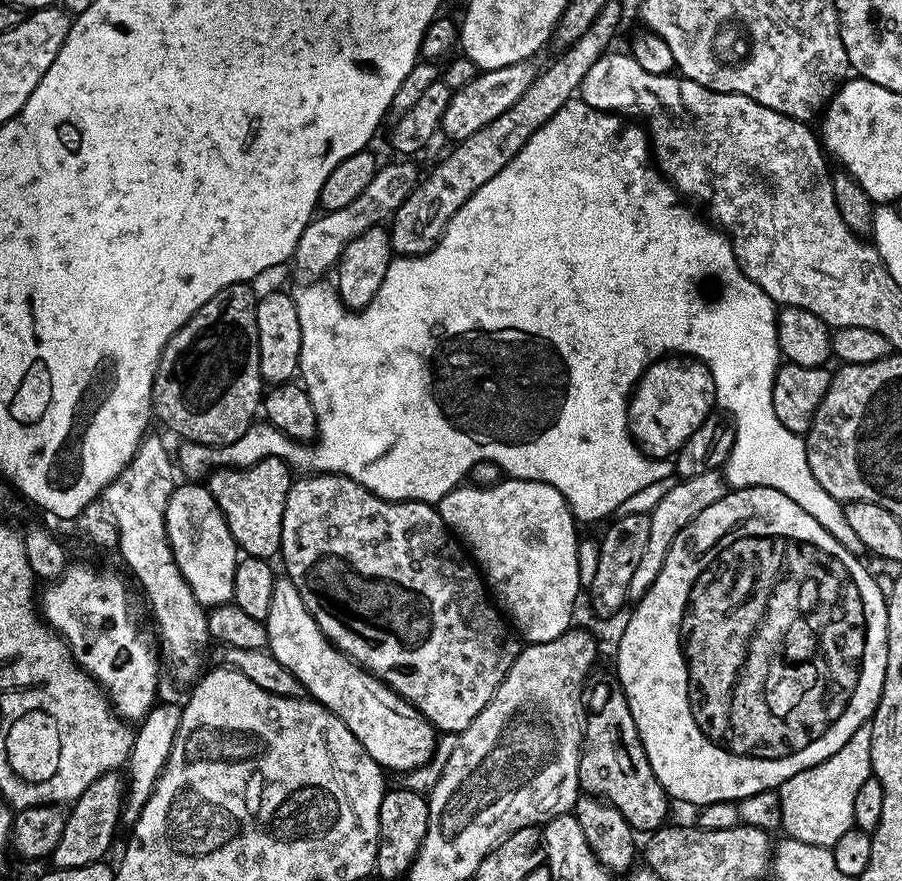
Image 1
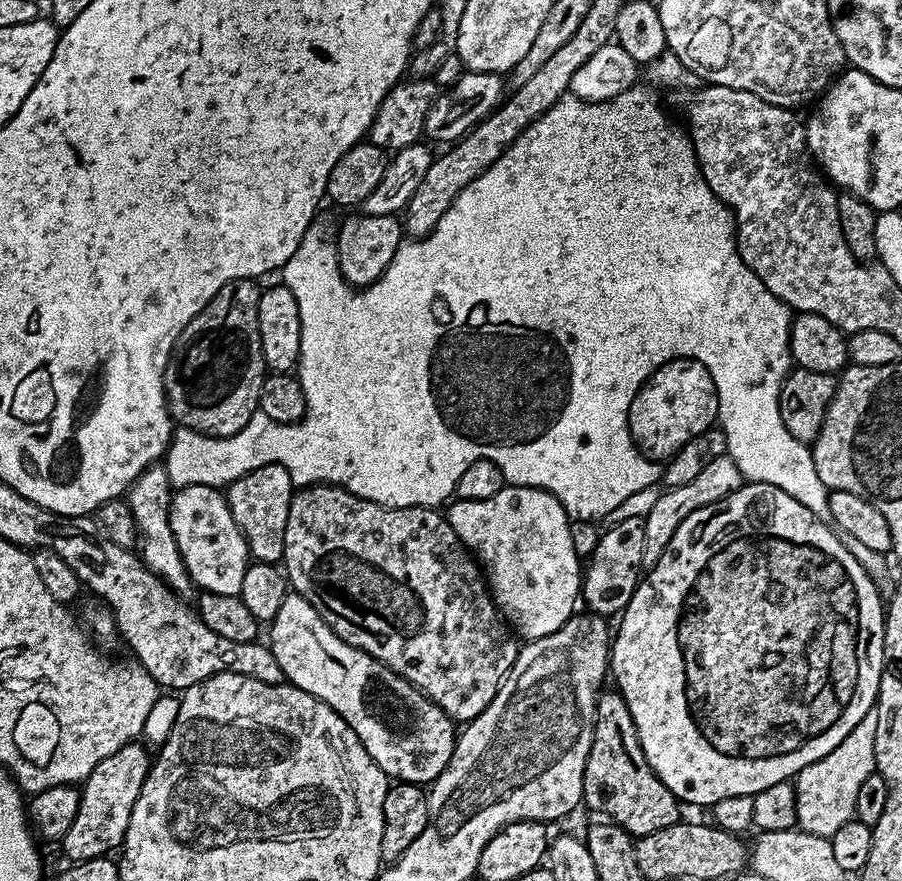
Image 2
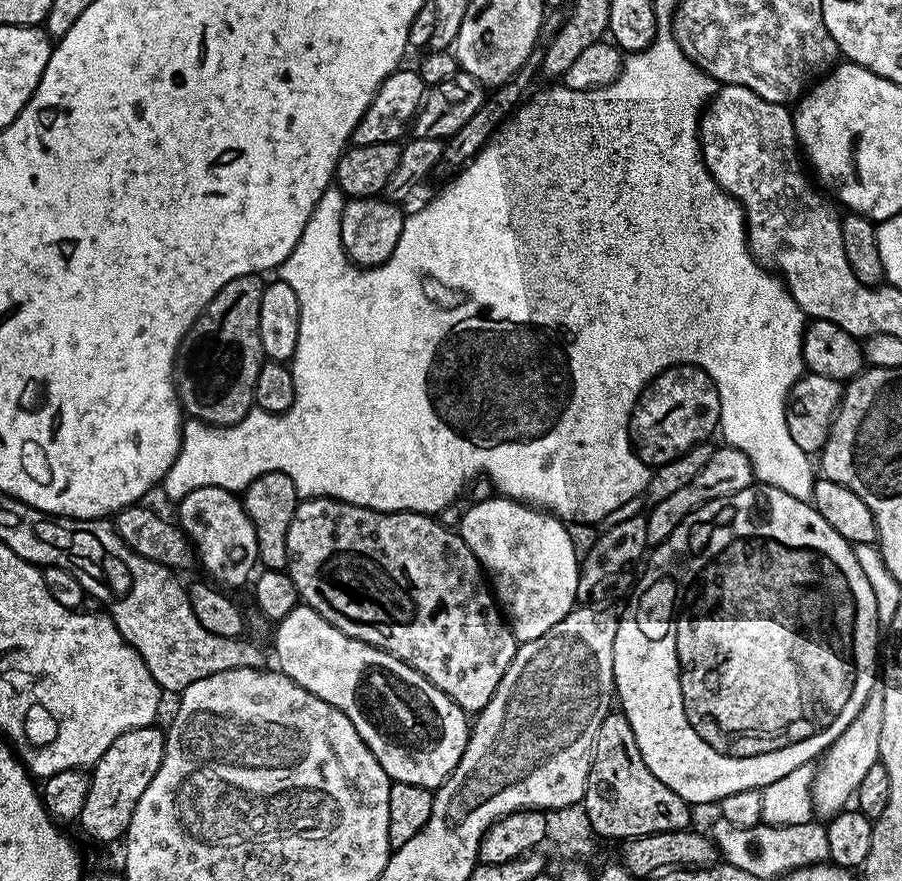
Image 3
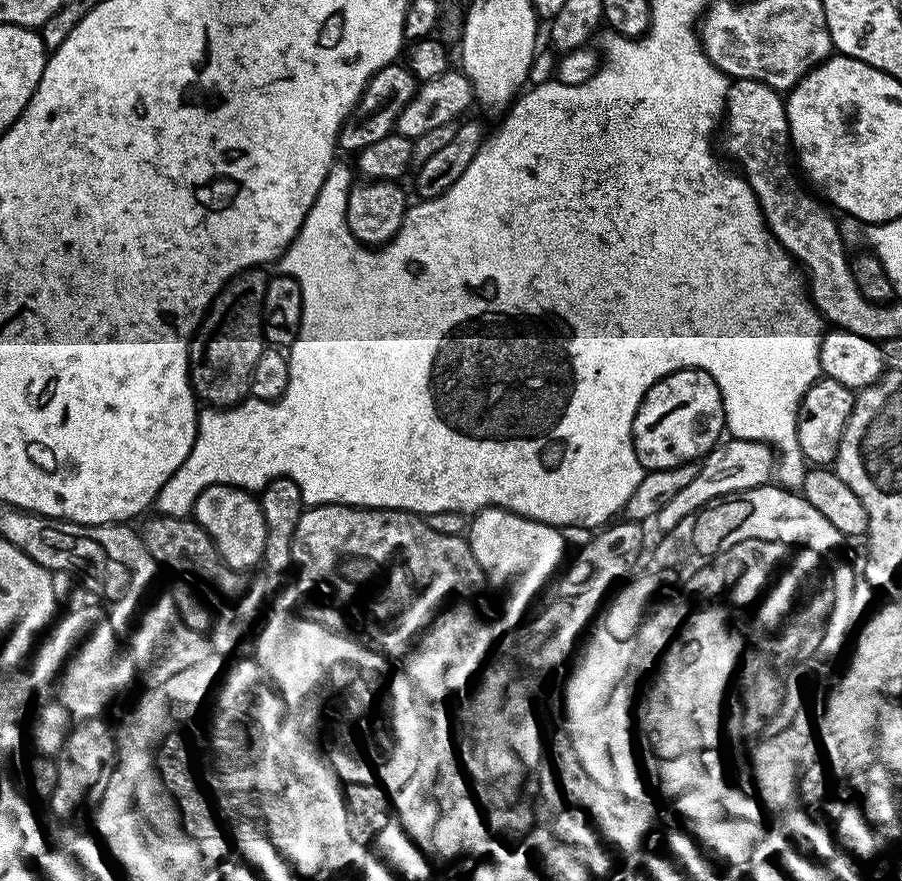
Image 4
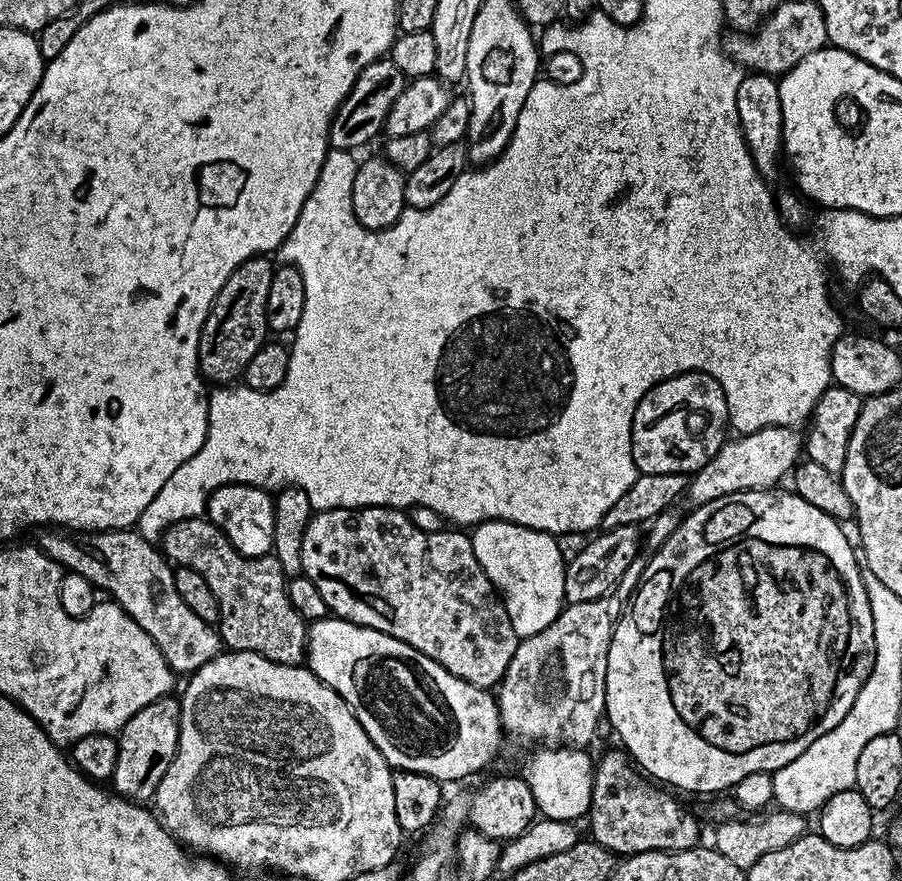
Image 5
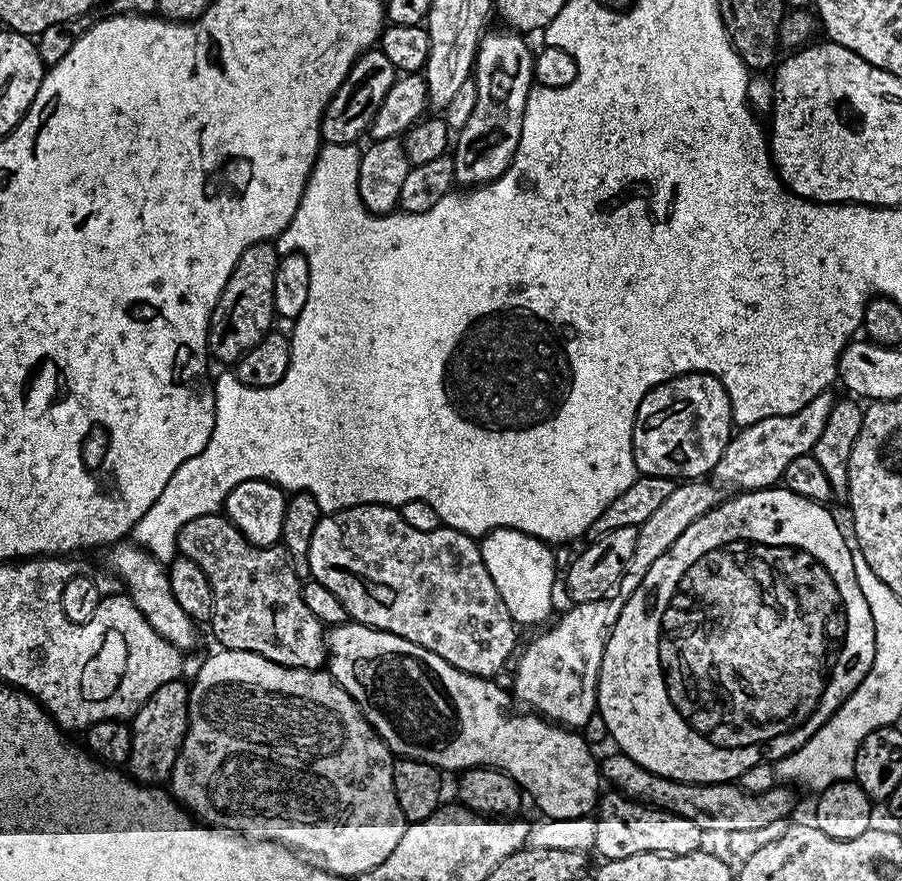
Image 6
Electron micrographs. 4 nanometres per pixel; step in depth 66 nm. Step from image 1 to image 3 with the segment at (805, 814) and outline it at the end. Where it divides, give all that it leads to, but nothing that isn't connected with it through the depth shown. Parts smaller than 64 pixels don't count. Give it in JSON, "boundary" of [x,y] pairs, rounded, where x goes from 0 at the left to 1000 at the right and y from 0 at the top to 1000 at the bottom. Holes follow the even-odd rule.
{"boundary":[[[973,770],[942,826],[936,829],[918,852],[908,859],[909,873],[906,874],[905,882],[899,882],[898,885],[898,917],[906,927],[921,928],[937,921],[948,905],[956,882],[965,875],[965,869],[975,864],[980,791],[981,776],[979,771]]]}

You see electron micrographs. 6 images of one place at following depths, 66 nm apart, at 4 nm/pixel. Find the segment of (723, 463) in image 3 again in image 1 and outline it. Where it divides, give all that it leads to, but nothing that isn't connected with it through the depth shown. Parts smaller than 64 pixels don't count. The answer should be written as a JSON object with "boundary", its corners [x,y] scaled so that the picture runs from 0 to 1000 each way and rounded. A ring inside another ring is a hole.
{"boundary":[[[797,535],[774,538],[769,543],[759,545],[751,544],[747,554],[722,579],[721,615],[716,615],[716,624],[712,628],[712,635],[707,637],[707,642],[698,656],[697,682],[711,681],[716,670],[725,665],[725,656],[729,656],[729,647],[734,647],[734,638],[738,638],[738,629],[747,611],[752,611],[752,606],[758,602],[758,598],[769,588],[774,588],[774,583],[778,583],[783,574],[799,568],[804,557],[805,546]]]}

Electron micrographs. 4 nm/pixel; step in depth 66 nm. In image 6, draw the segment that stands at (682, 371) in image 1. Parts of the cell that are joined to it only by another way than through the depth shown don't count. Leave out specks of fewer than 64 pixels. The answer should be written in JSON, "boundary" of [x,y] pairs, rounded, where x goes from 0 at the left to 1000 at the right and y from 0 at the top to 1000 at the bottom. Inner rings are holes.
{"boundary":[[[782,422],[749,427],[722,440],[707,461],[701,485],[706,537],[751,547],[775,546],[793,532],[813,494],[814,464],[800,434]]]}

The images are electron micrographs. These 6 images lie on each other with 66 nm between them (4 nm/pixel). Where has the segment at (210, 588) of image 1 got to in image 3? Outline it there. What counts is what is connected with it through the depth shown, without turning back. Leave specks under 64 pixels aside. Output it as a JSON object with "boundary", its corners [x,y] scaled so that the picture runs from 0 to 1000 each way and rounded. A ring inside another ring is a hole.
{"boundary":[[[224,552],[203,563],[197,577],[197,594],[220,628],[221,644],[226,644],[241,664],[254,663],[257,667],[274,664],[286,645],[286,611],[282,606],[282,593],[277,593],[271,578],[269,566],[249,554]]]}

